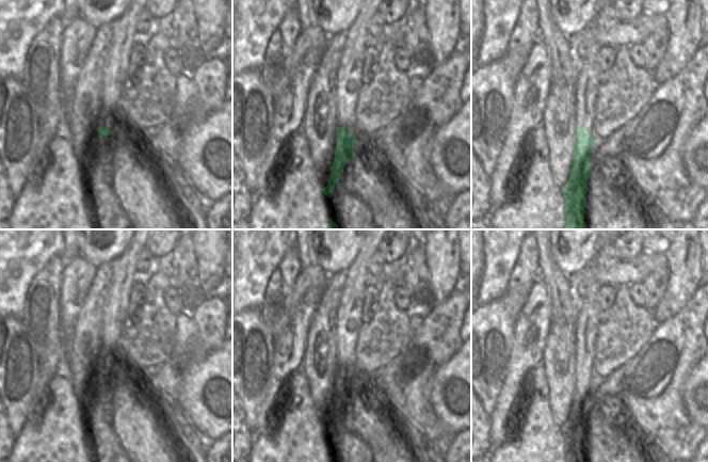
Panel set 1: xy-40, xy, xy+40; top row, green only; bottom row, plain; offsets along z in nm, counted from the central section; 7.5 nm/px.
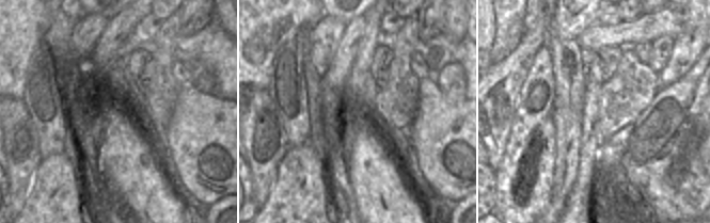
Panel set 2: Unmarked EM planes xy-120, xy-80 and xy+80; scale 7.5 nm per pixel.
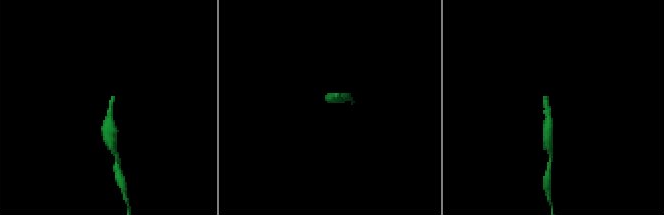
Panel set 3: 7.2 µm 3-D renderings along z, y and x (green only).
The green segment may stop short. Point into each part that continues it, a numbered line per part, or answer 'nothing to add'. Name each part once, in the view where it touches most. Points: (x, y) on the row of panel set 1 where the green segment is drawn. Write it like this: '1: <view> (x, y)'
1: xy-40 (125, 36)

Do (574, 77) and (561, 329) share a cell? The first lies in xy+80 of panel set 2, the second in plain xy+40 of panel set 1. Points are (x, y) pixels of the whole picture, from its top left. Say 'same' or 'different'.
different

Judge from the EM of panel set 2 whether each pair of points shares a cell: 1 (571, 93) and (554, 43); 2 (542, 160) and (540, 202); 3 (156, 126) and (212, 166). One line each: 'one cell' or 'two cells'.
1: one cell
2: one cell
3: two cells

